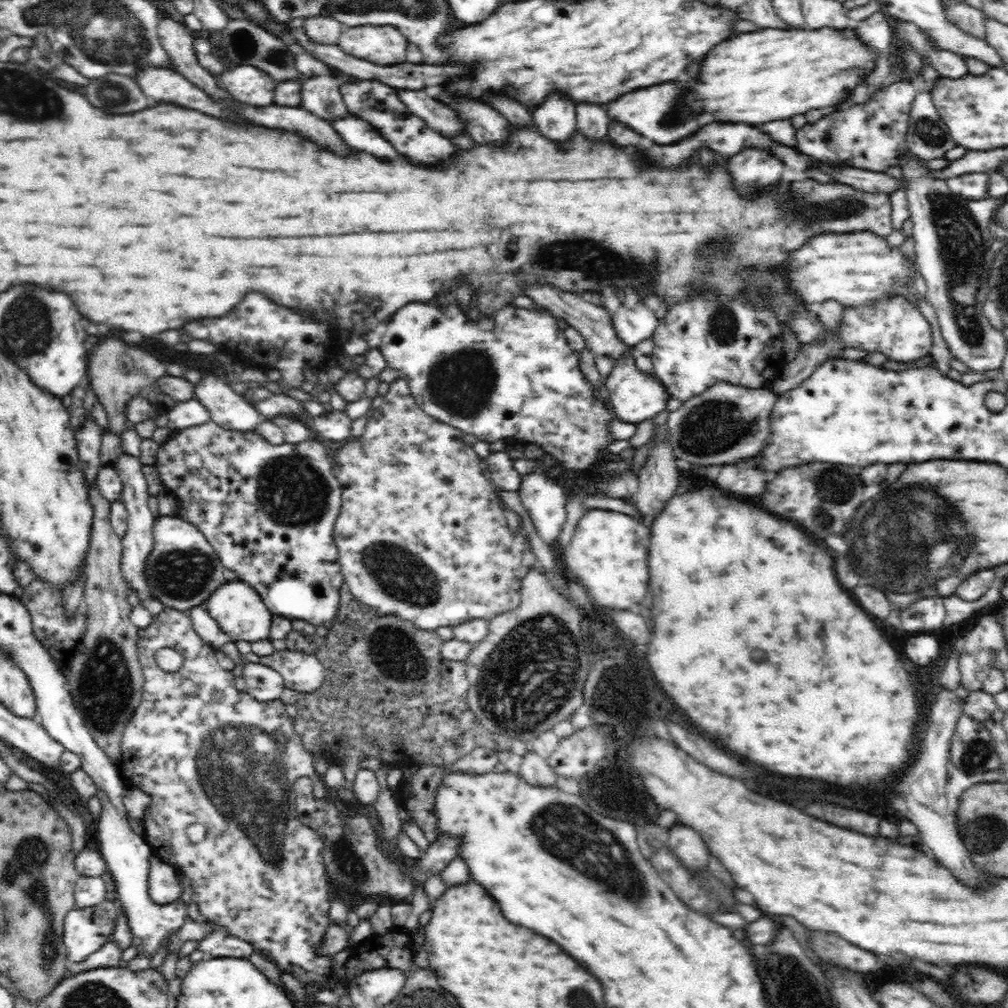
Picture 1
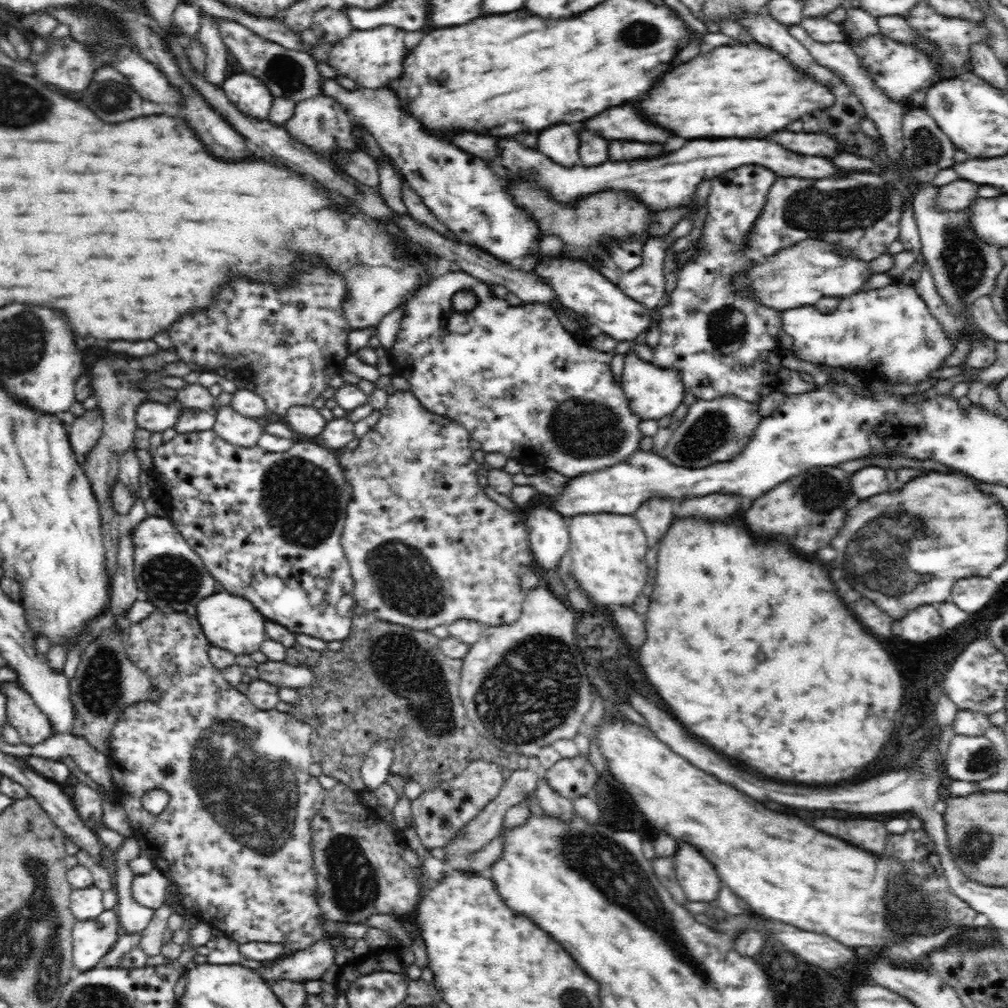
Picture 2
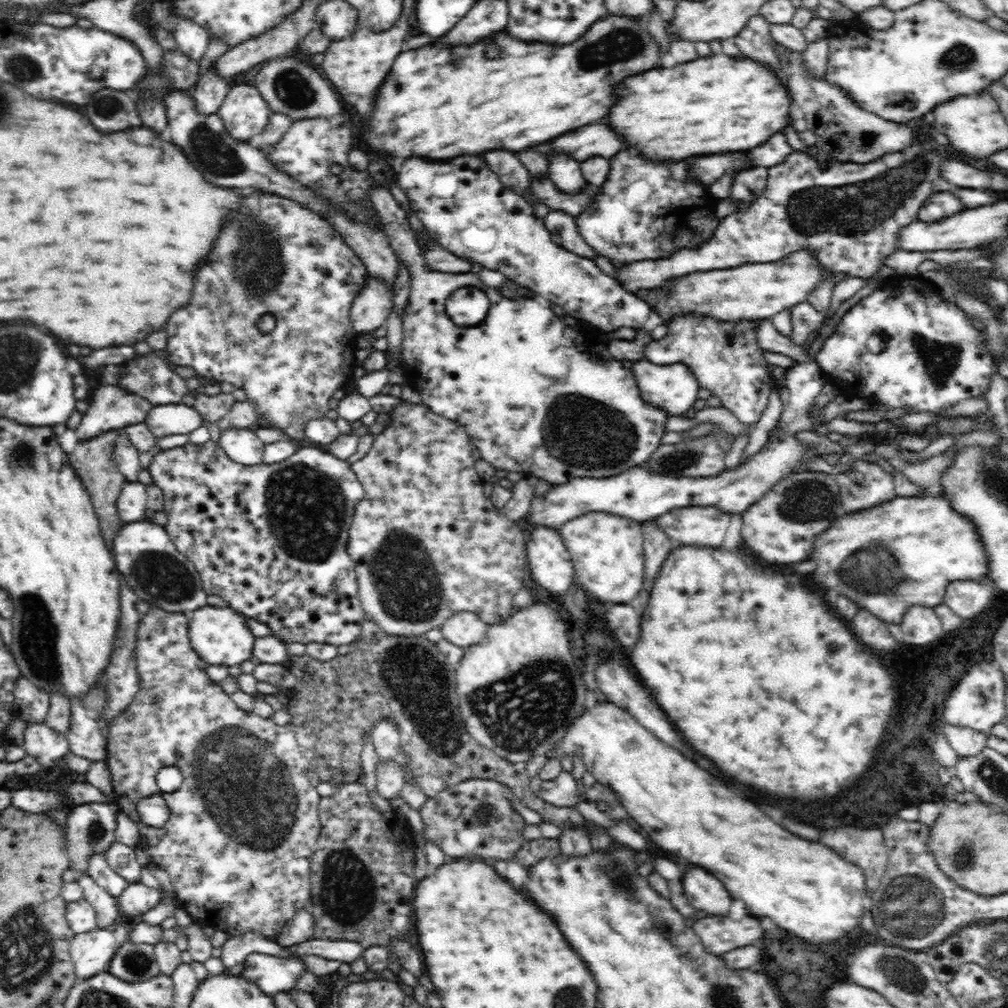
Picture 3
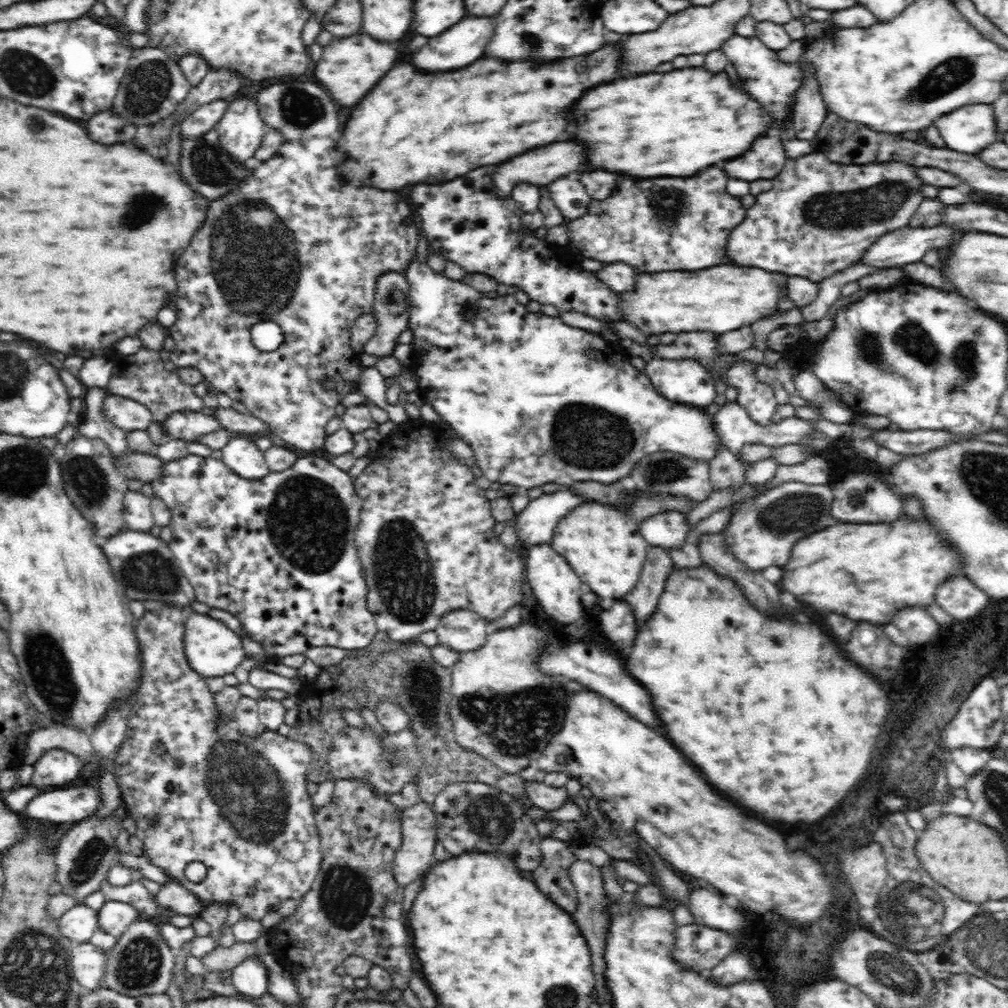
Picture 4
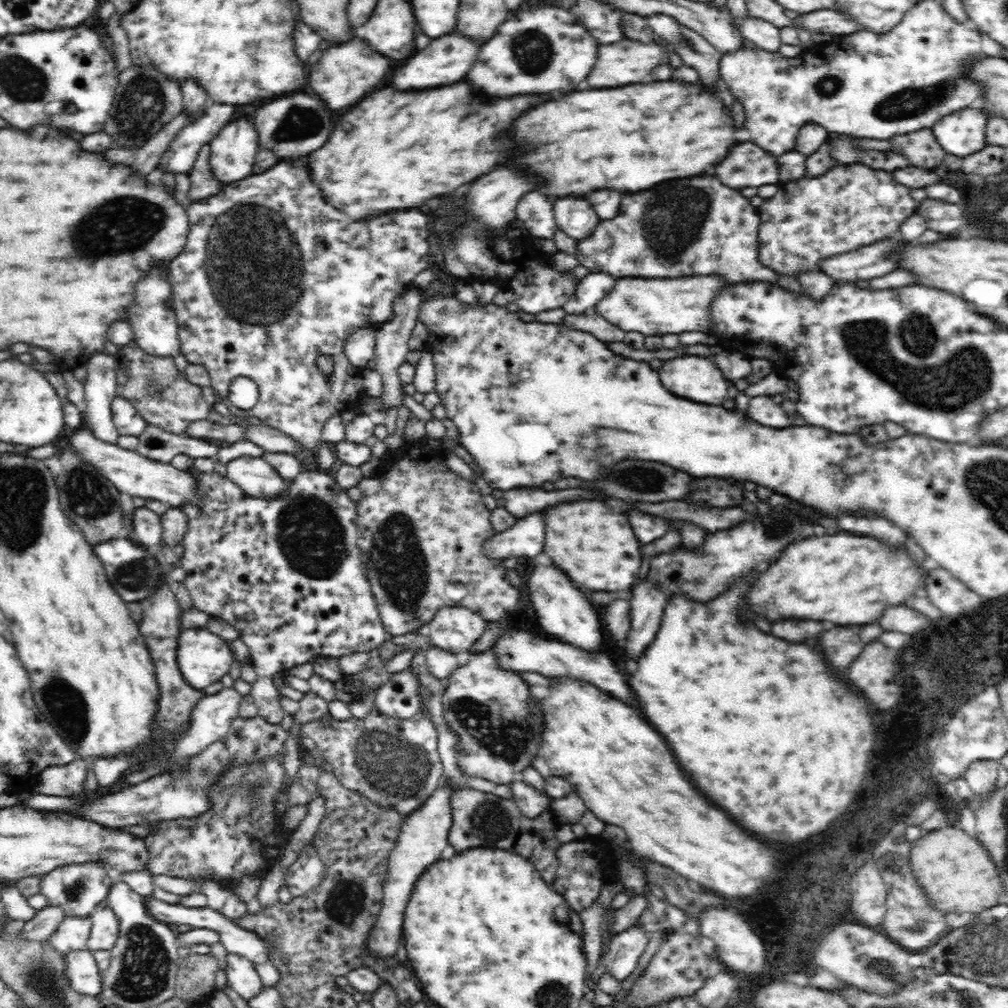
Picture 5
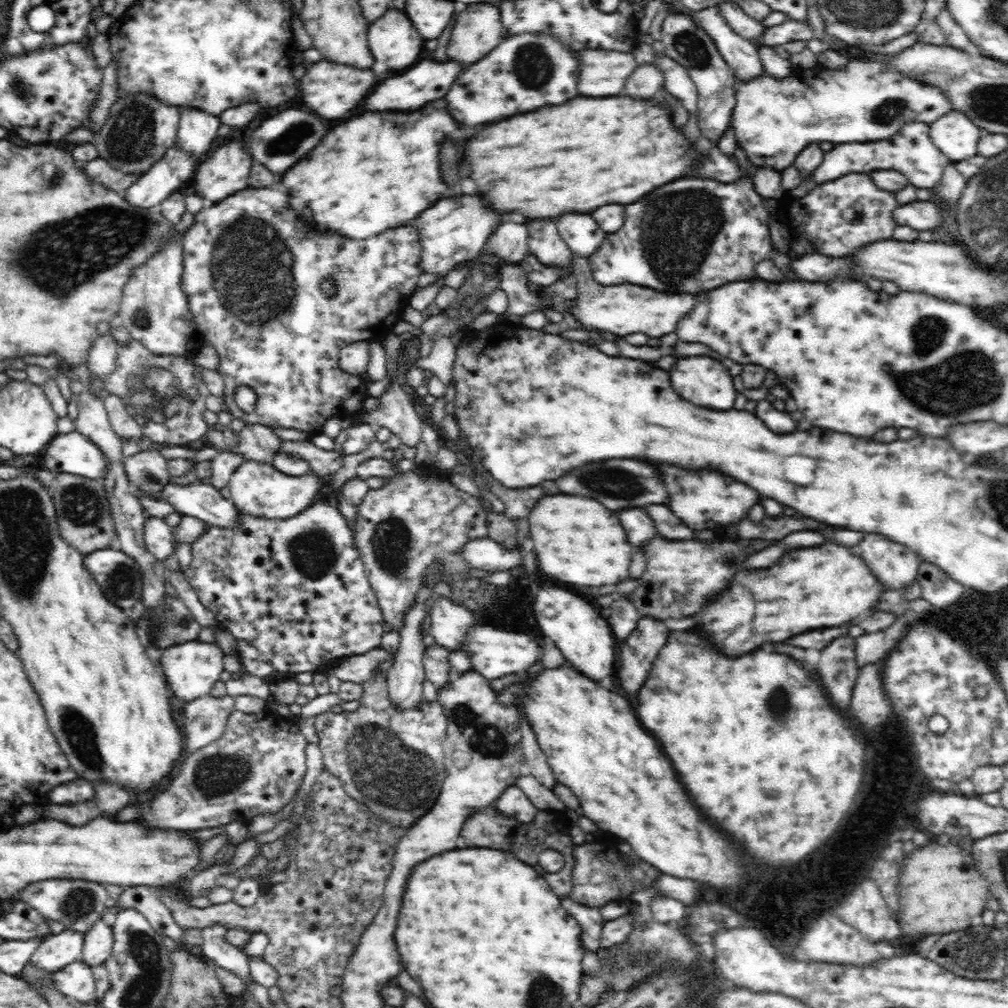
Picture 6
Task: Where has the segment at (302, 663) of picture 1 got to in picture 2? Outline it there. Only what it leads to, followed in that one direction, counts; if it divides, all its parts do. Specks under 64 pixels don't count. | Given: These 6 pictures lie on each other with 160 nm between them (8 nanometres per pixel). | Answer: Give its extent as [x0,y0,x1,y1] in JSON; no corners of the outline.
[258,661,314,688]

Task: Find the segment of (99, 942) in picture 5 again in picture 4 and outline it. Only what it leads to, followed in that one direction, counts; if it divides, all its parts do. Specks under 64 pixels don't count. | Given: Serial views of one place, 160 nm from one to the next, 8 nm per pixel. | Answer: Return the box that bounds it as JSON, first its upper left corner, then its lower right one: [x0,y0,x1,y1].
[97,901,141,940]

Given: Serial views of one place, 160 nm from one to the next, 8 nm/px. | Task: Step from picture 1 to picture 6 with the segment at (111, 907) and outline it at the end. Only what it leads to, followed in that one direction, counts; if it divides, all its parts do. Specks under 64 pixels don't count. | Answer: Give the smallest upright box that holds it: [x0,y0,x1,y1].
[52,960,96,1003]

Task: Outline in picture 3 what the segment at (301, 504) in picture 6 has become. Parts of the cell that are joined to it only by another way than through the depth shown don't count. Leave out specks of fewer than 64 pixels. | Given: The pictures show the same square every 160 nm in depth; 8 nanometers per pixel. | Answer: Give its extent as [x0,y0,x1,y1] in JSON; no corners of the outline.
[219,428,265,466]

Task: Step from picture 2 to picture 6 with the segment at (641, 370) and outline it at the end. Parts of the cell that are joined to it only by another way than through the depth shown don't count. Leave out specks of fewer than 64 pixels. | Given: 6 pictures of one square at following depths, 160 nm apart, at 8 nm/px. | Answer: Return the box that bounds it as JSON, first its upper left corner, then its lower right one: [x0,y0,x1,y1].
[670,356,737,411]

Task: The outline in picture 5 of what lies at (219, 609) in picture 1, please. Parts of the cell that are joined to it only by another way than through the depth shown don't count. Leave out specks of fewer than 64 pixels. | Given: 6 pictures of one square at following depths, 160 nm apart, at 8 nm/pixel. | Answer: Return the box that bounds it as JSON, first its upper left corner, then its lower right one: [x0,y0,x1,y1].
[176,630,232,692]

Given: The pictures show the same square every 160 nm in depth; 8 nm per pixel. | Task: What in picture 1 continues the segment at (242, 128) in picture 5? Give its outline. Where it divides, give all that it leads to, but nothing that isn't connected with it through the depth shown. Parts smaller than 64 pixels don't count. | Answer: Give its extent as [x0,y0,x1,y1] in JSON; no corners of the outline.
[218,66,276,106]

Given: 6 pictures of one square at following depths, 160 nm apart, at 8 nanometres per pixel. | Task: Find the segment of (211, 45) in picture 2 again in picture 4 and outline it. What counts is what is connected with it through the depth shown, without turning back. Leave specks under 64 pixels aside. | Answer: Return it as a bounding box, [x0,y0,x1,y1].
[179,99,228,142]

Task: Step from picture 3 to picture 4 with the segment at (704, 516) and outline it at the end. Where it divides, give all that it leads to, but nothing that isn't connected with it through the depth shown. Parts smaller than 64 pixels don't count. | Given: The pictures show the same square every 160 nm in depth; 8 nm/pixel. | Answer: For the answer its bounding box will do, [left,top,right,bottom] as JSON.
[640,511,690,549]

